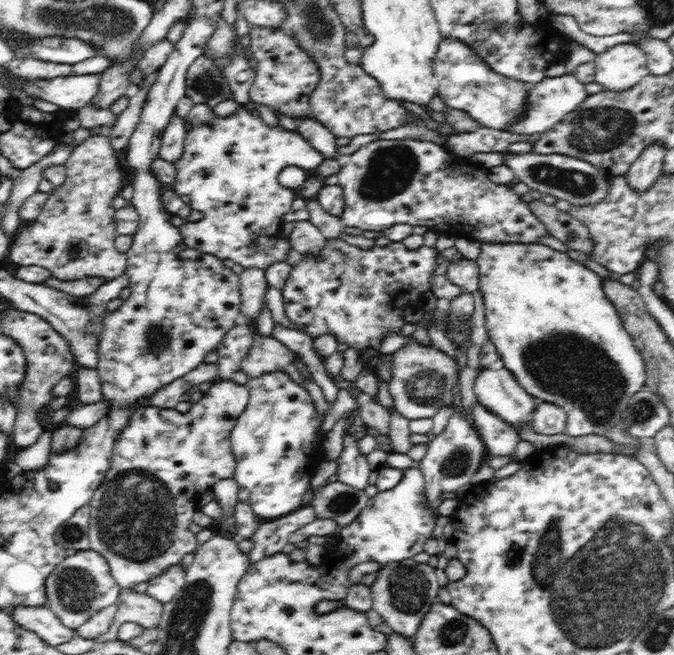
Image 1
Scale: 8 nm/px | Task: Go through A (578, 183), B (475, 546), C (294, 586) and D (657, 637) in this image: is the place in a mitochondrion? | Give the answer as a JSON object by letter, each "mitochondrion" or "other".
{"A":"mitochondrion","B":"other","C":"other","D":"mitochondrion"}

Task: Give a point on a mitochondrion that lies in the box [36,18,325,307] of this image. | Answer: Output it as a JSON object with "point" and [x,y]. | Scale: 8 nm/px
{"point":[205,82]}

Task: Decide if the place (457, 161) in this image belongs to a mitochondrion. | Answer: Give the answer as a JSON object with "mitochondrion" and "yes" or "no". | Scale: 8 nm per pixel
{"mitochondrion":"no"}

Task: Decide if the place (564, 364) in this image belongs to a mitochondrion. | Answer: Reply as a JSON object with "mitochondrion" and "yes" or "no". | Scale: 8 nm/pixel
{"mitochondrion":"yes"}

